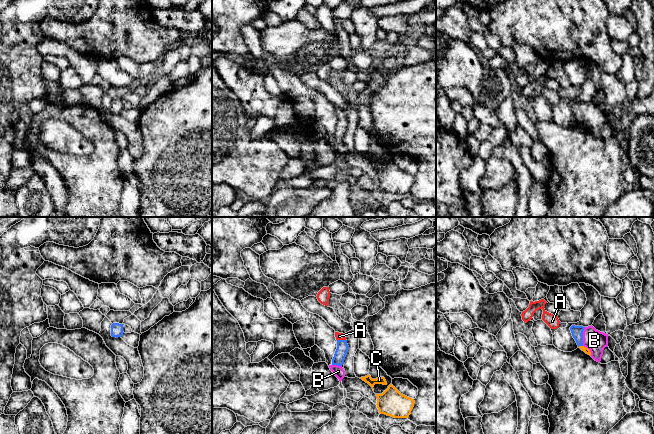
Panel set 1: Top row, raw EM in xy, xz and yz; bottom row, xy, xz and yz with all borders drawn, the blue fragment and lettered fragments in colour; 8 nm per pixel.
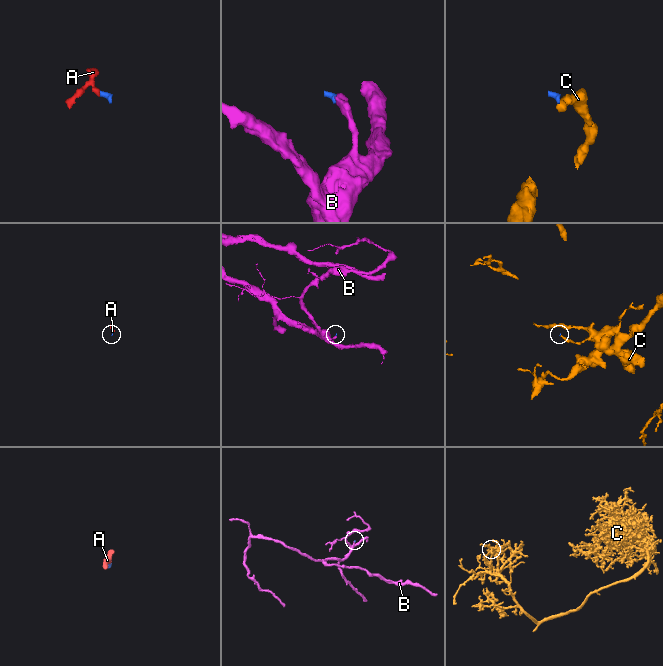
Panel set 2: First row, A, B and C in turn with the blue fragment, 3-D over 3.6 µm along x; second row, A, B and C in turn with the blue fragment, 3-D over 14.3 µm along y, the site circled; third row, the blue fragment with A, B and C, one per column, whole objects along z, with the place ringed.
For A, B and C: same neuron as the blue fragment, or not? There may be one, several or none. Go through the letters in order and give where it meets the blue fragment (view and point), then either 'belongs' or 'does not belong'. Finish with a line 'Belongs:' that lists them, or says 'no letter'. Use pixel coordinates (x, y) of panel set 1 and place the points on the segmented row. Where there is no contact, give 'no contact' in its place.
A: contact xz (341, 340); belongs
B: contact yz (582, 336); belongs
C: contact yz (580, 345); does not belong
Belongs: A, B

